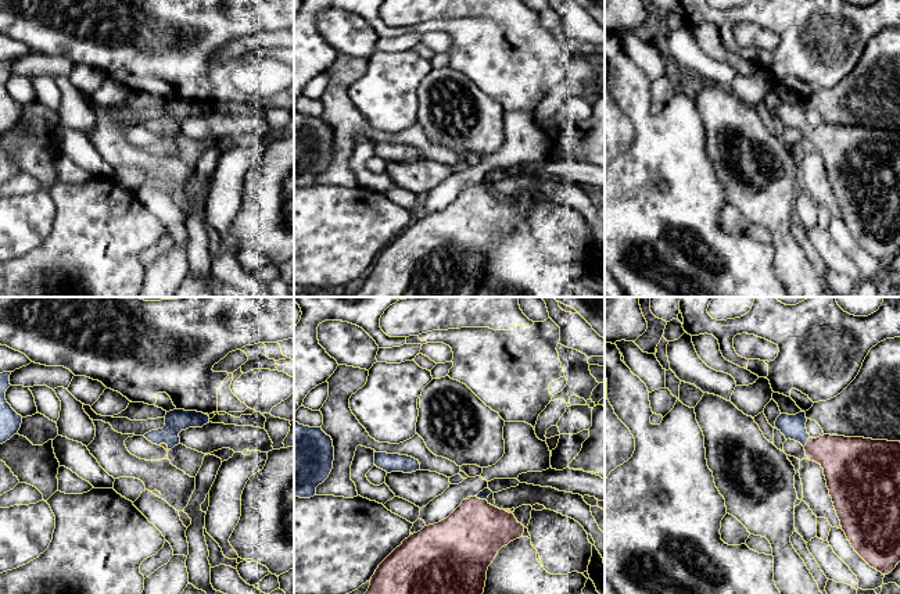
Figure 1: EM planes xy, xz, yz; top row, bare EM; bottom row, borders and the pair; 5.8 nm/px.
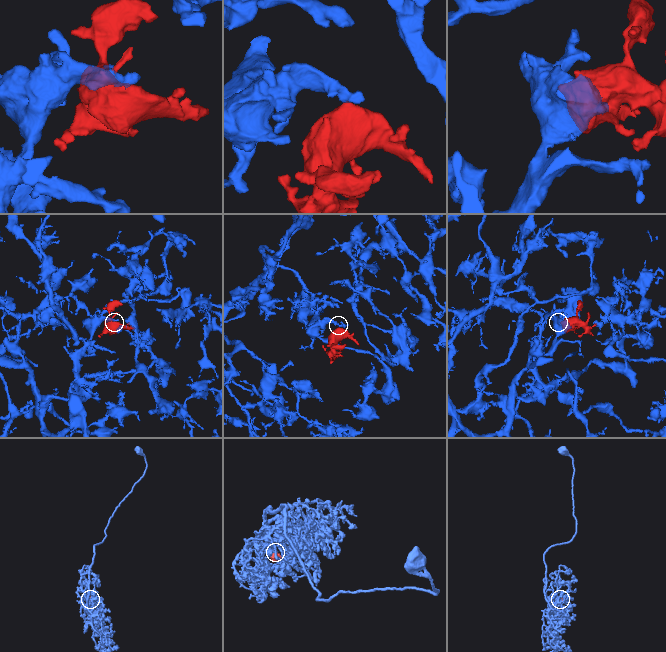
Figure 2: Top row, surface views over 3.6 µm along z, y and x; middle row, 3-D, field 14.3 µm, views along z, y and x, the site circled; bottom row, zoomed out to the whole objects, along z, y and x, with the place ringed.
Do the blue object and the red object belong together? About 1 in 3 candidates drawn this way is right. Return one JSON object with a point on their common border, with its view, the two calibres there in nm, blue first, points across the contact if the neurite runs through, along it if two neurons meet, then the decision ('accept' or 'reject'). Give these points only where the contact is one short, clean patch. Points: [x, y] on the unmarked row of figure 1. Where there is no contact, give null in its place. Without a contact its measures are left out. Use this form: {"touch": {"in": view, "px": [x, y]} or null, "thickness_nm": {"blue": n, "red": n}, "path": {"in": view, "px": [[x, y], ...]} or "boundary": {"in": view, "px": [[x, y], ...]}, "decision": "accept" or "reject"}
{"touch": {"in": "xz", "px": [480, 188]}, "thickness_nm": {"blue": 50, "red": 360}, "path": {"in": "xz", "px": [[483, 183], [480, 188], [469, 228]]}, "decision": "accept"}

